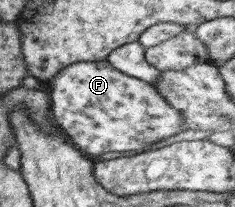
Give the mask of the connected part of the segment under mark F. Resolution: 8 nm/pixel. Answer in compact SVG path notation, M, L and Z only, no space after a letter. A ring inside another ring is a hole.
M107 59L102 61L79 61L67 65L57 71L50 82L49 101L51 105L51 117L58 124L64 136L85 156L92 158L101 153L114 153L114 151L134 151L142 147L160 141L174 133L186 130L181 125L179 109L174 109L166 104L166 98L154 90L152 83L128 77L114 69Z

